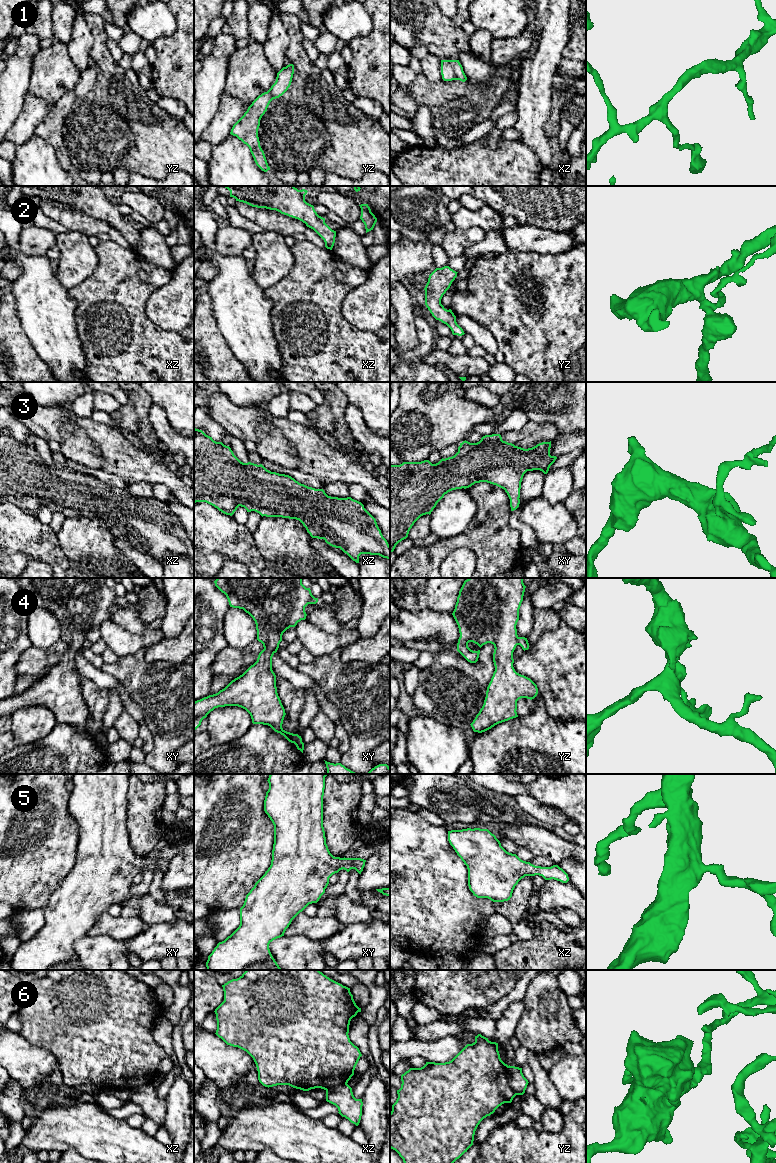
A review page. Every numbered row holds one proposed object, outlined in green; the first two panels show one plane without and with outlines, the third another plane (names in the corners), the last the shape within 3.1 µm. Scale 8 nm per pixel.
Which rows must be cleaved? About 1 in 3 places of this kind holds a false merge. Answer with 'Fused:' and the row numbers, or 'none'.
Fused: 6

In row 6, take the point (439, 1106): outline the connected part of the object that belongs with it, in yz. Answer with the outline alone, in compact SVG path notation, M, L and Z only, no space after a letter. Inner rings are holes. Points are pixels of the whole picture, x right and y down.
M478 1034L475 1042L467 1044L451 1061L445 1063L426 1062L421 1068L410 1068L401 1075L401 1088L397 1090L398 1098L392 1105L390 1112L390 1148L395 1150L404 1163L454 1163L473 1145L475 1131L480 1122L495 1112L504 1103L511 1103L516 1096L508 1079L508 1065L505 1064L498 1051L498 1043L491 1042L488 1038Z

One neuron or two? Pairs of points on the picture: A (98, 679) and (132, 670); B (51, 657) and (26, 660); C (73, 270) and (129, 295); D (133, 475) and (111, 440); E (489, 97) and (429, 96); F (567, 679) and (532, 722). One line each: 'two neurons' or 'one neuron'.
A: two neurons
B: one neuron
C: two neurons
D: one neuron
E: one neuron
F: two neurons

